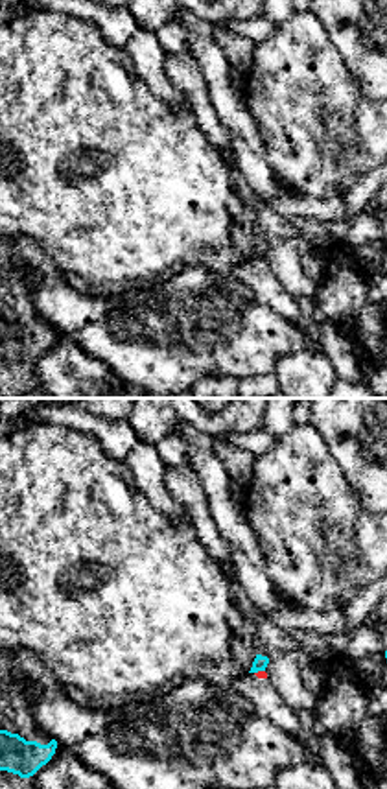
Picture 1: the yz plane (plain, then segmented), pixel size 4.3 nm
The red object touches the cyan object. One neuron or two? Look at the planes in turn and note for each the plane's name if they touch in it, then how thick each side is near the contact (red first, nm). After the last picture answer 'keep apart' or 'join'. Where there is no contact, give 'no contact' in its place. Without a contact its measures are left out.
contact in yz; calibres 30 and 70 nm

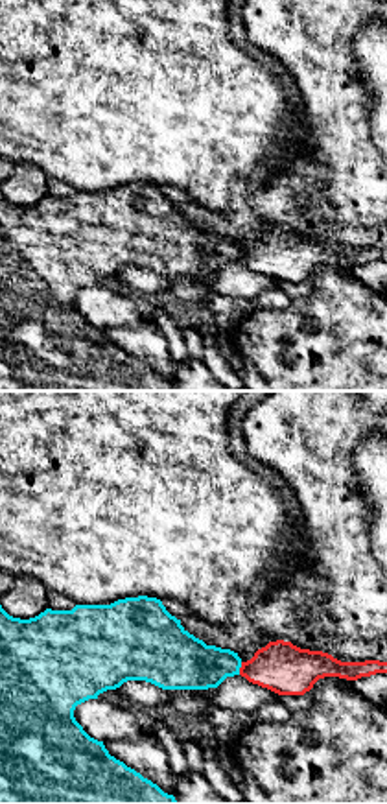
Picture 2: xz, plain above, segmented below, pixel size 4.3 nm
contact in xz; calibres 220 and 240 nm

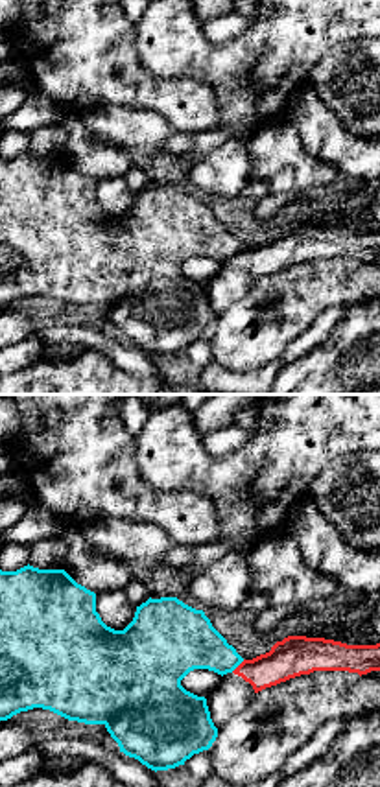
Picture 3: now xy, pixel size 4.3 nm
contact in xy; calibres 170 and 240 nm

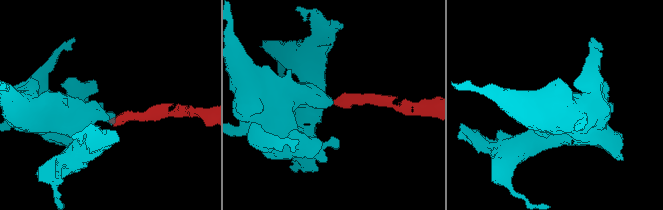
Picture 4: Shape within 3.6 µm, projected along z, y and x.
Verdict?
keep apart

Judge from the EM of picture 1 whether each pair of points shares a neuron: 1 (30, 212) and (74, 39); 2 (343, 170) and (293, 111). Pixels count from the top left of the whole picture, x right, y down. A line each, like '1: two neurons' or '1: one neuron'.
1: one neuron
2: one neuron

